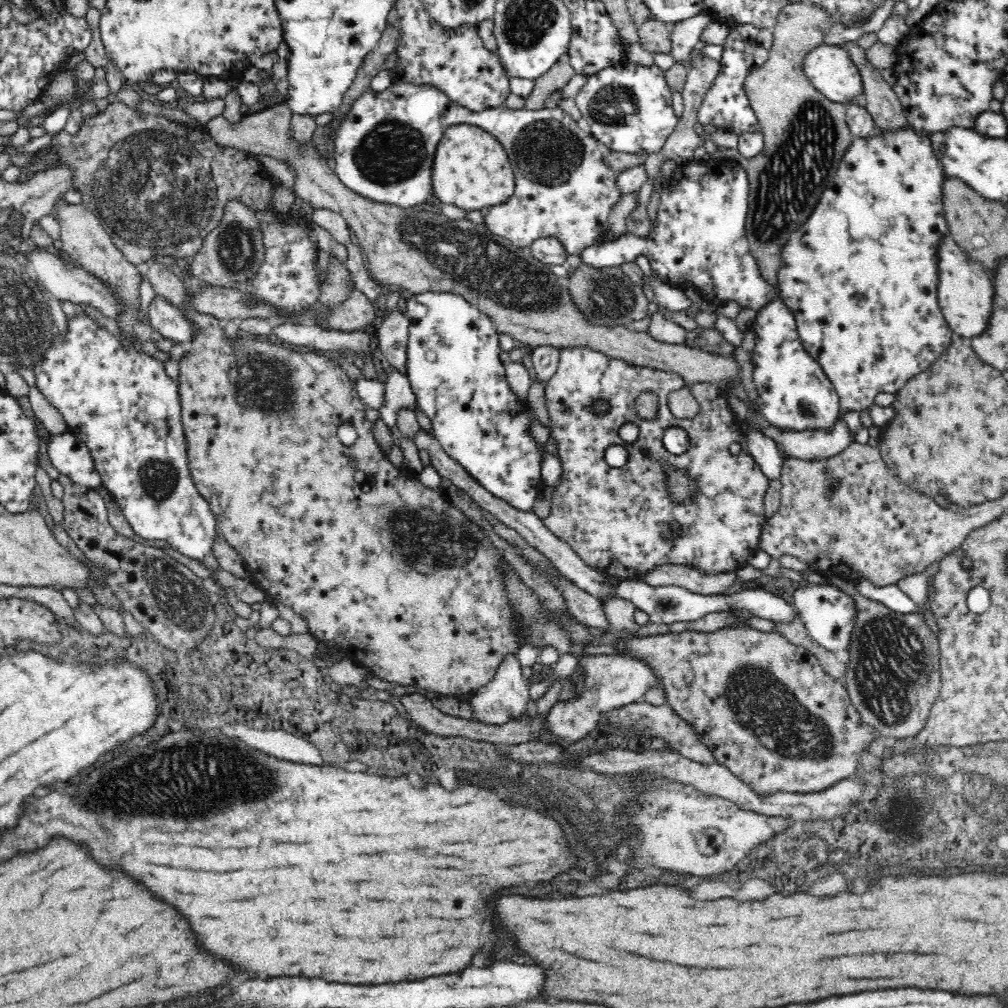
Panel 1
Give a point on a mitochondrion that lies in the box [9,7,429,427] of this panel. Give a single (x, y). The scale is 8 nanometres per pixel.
(158, 188)

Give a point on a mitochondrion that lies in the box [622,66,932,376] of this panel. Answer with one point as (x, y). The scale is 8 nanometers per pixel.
(786, 186)

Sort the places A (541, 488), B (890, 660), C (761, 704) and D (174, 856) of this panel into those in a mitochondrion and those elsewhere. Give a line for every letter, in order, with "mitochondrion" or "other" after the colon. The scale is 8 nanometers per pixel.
A: other
B: mitochondrion
C: mitochondrion
D: other

